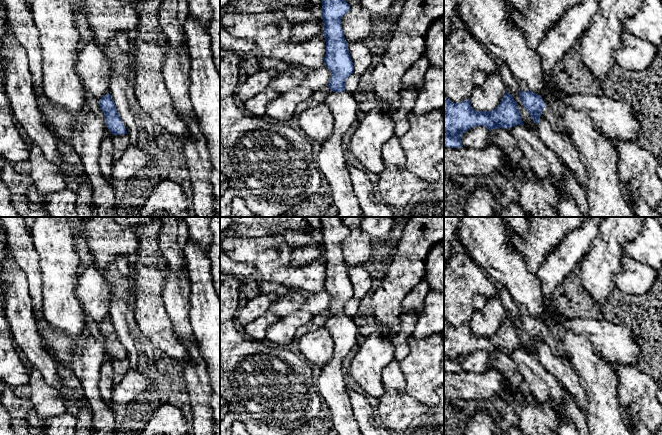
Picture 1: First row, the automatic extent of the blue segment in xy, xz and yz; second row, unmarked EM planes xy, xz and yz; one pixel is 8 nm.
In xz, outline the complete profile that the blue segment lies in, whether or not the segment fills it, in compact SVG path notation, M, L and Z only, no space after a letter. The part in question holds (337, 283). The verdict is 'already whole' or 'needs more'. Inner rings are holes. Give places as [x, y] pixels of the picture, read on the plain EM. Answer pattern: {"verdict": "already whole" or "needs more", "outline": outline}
{"verdict": "needs more", "outline": "M320 217L320 220L323 260L326 265L324 287L331 296L328 308L331 315L325 327L334 341L334 351L331 361L321 368L317 388L328 406L338 435L362 435L354 418L343 371L344 358L358 340L354 319L345 314L345 305L353 297L354 290L341 243L349 235L350 229L341 217Z"}

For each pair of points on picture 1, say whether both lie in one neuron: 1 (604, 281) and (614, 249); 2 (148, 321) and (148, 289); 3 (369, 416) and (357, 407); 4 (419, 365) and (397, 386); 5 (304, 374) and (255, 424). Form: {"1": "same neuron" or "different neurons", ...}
{"1": "same neuron", "2": "same neuron", "3": "same neuron", "4": "different neurons", "5": "same neuron"}

